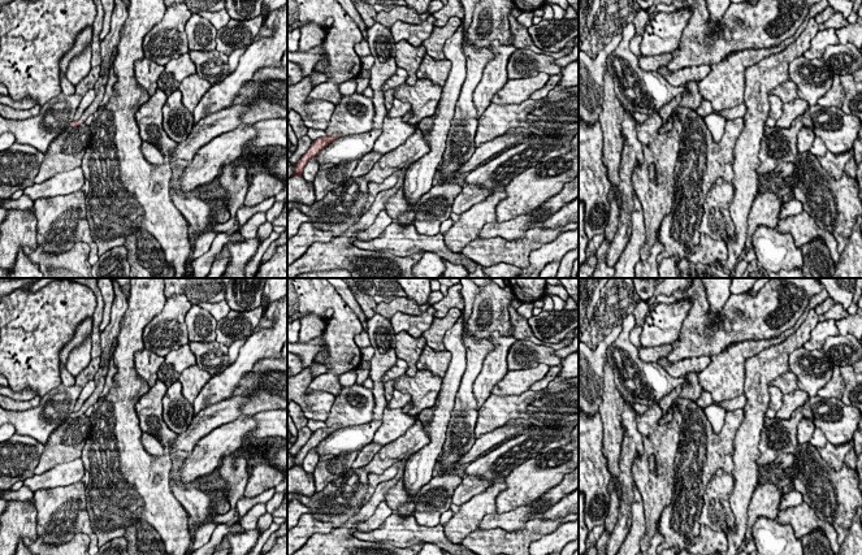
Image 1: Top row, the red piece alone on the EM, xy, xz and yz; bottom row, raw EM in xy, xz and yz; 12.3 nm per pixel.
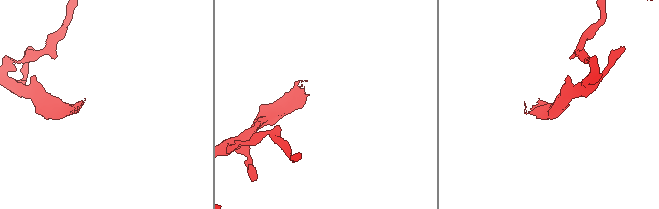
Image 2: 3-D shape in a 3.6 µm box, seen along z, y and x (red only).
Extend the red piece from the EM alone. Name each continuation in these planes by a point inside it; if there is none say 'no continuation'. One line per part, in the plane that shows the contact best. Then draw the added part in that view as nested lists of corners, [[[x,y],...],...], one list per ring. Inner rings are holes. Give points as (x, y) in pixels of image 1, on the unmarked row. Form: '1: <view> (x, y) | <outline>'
1: xy (120, 304) | [[[111,278],[114,287],[114,300],[111,309],[111,321],[108,326],[100,334],[100,368],[94,377],[94,382],[96,385],[91,396],[83,403],[79,413],[83,415],[88,407],[94,406],[105,385],[107,373],[109,370],[109,360],[111,360],[111,350],[113,347],[113,341],[118,337],[121,330],[121,320],[127,309],[127,295],[122,291],[121,286]]]

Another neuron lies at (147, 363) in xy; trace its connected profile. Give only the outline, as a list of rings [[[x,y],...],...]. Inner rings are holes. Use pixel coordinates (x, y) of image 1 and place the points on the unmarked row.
[[[144,348],[135,352],[135,369],[137,373],[148,383],[150,387],[157,381],[157,372],[164,363],[164,357]]]

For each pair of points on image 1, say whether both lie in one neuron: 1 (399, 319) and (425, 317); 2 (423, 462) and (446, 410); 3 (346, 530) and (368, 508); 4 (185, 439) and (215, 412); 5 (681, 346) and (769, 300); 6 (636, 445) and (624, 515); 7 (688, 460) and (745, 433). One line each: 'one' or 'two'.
1: one
2: one
3: one
4: one
5: one
6: one
7: two

